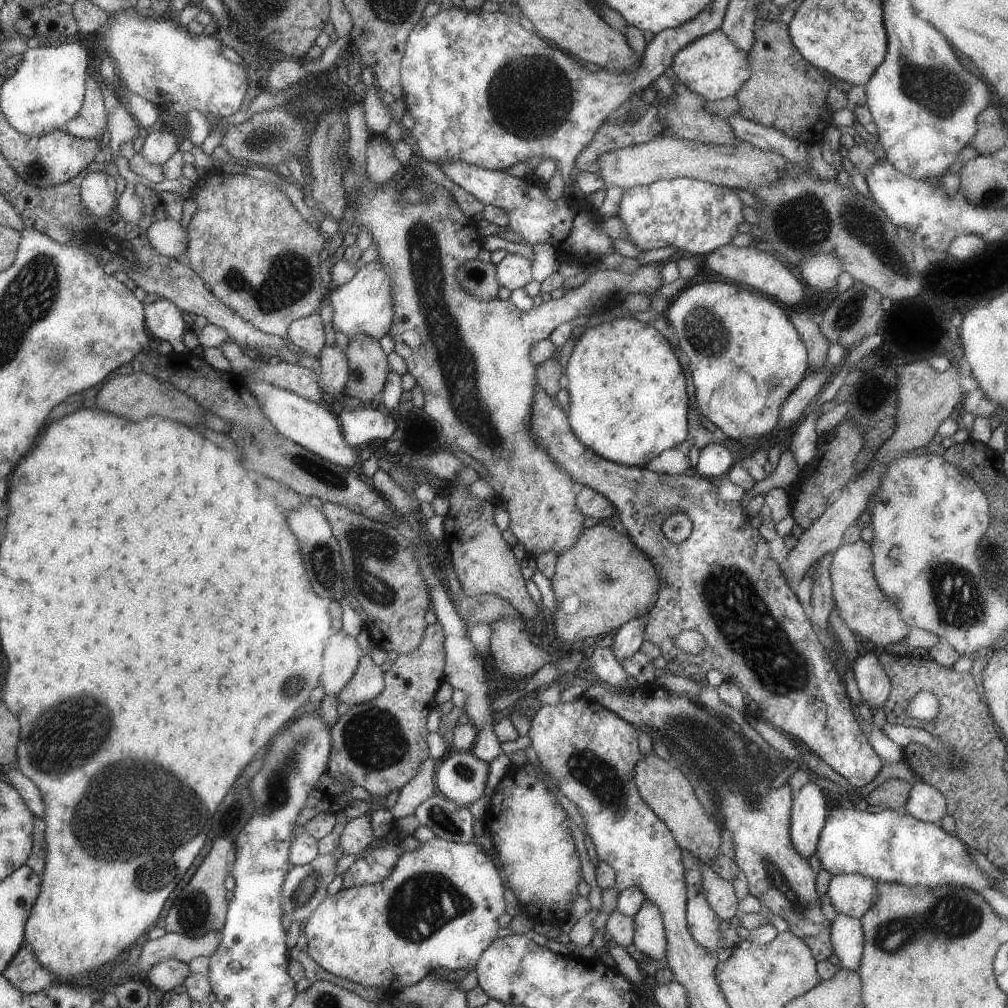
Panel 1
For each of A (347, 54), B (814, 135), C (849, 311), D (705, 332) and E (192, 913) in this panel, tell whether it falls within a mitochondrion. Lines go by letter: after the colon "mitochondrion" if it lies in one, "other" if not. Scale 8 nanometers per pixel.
A: other
B: other
C: mitochondrion
D: mitochondrion
E: mitochondrion

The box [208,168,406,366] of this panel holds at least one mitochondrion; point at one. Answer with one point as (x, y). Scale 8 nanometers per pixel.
(289, 281)

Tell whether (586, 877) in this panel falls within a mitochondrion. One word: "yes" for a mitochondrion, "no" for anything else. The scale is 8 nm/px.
no

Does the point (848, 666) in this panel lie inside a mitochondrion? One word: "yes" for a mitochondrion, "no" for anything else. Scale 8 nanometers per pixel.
no

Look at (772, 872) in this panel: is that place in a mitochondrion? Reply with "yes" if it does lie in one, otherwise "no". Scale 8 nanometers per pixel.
yes

